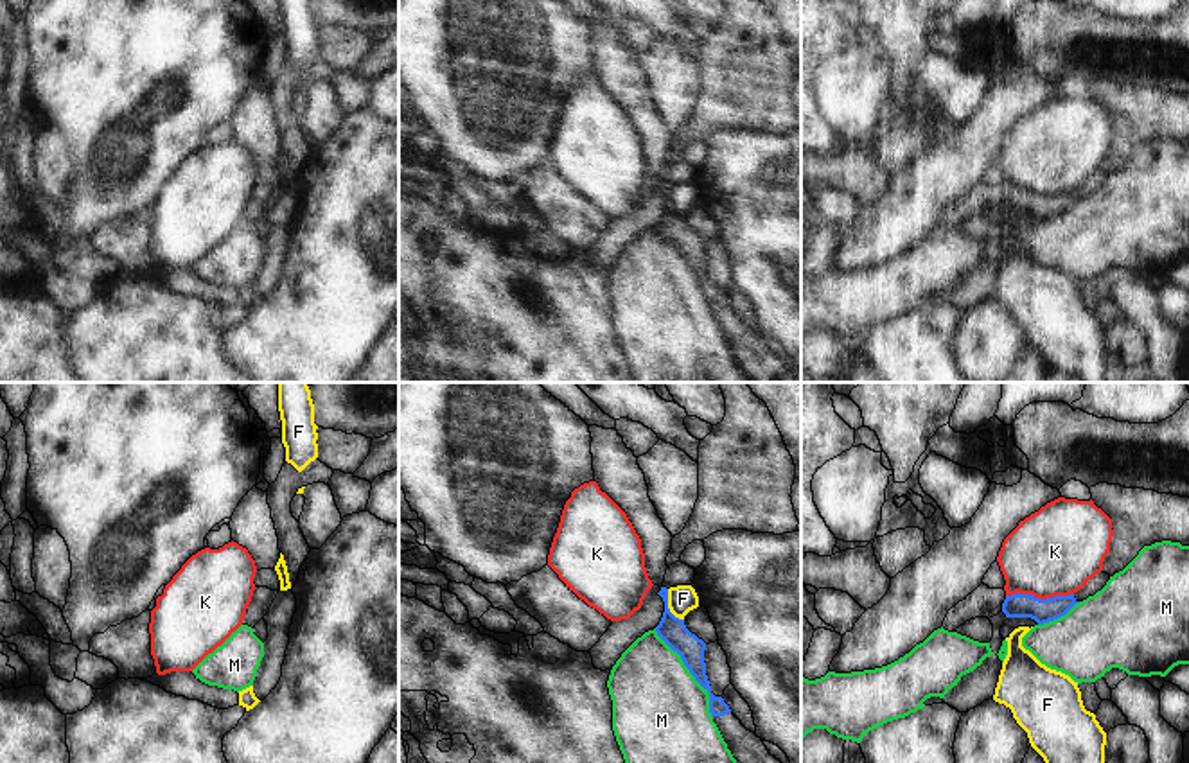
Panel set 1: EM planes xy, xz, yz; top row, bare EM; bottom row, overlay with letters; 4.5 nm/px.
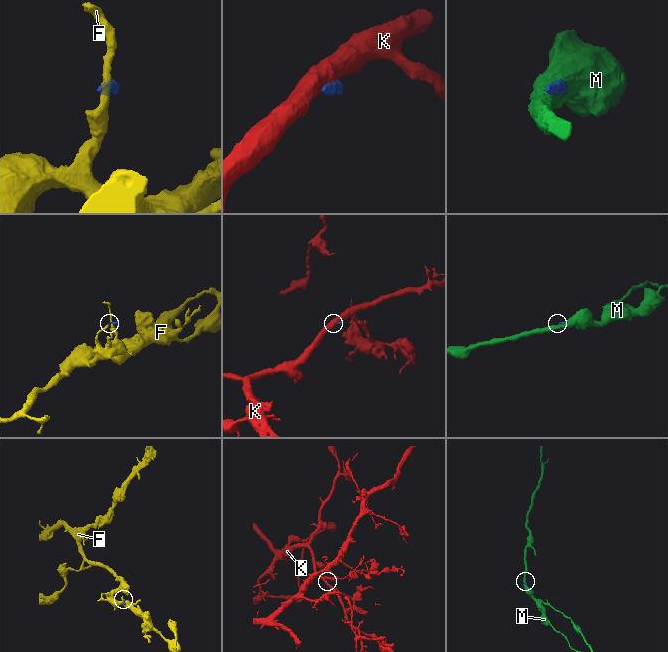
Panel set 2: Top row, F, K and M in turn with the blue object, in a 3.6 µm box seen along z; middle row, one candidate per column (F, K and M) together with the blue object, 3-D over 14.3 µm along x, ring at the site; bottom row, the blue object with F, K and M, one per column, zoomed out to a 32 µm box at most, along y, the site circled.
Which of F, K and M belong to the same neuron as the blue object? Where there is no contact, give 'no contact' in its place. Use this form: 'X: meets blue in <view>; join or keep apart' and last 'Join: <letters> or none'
F: meets blue in xz; keep apart
K: meets blue in yz; keep apart
M: meets blue in xz; keep apart
Join: none

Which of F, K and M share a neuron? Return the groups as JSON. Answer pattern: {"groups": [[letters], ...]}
{"groups": [["F"], ["K"], ["M"]]}

